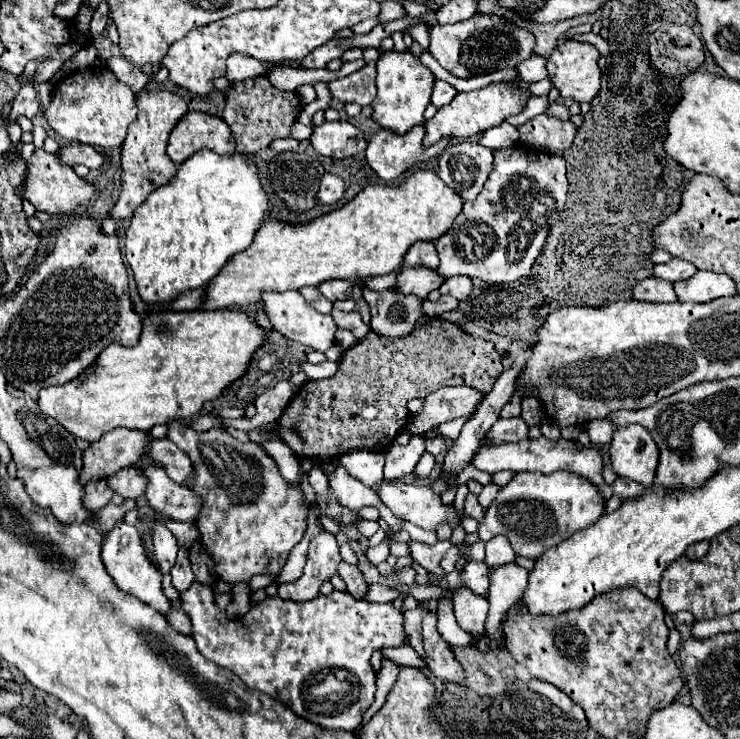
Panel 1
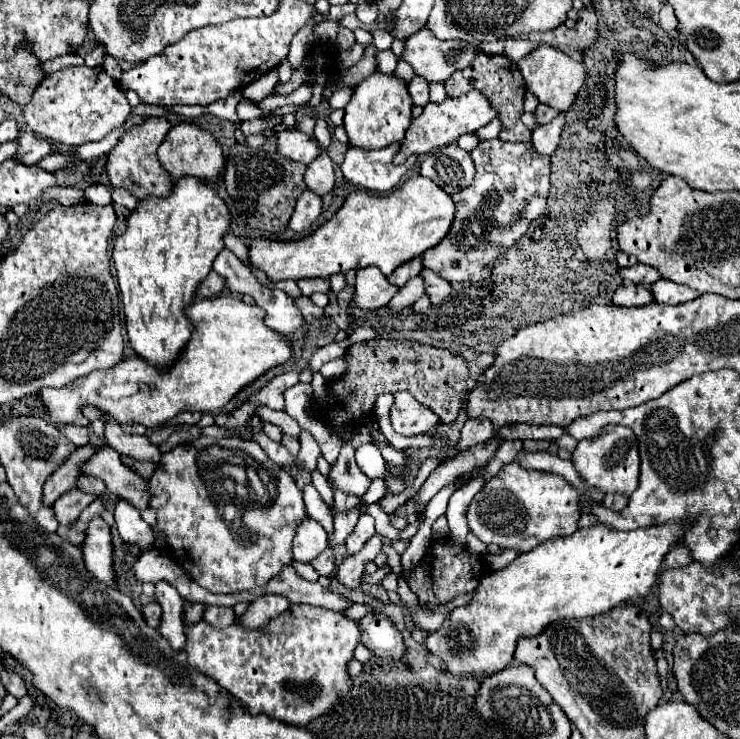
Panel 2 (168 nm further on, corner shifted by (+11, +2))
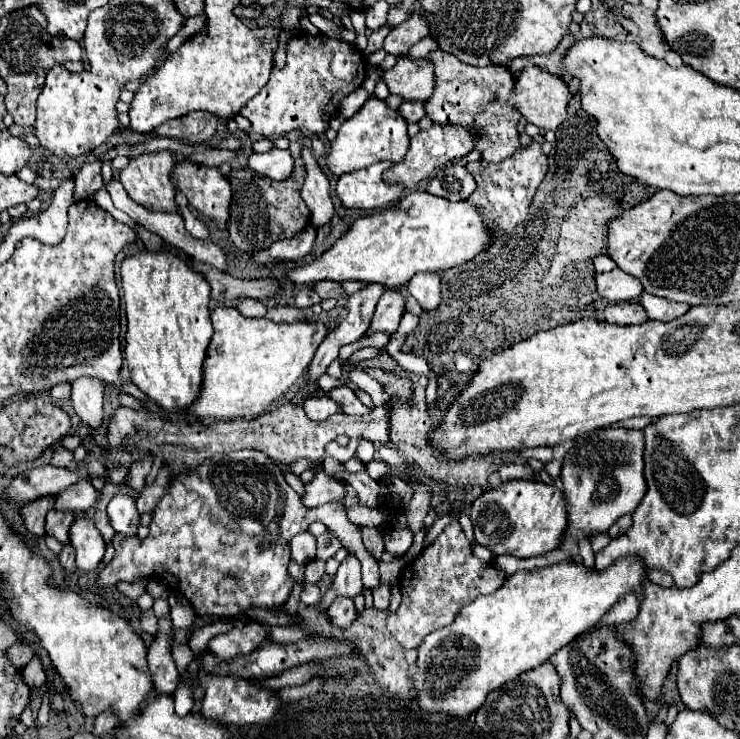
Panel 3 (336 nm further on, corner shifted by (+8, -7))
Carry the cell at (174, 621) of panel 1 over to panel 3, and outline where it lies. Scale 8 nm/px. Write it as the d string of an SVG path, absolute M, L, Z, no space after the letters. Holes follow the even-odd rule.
M153 609L141 613L141 627L143 627L147 633L151 633L151 635L157 633L157 617L155 617Z

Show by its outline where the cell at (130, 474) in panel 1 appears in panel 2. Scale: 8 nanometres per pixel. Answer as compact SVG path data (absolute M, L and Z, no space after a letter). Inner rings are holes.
M80 476L76 488L82 492L88 492L88 494L94 494L94 496L100 496L106 492L104 482L100 478L92 478L92 476Z

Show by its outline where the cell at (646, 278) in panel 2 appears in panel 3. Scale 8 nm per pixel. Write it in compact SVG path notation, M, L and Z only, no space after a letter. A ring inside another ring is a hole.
M613 269L611 273L597 273L595 281L597 281L597 291L611 303L635 301L643 293L639 279L621 269Z

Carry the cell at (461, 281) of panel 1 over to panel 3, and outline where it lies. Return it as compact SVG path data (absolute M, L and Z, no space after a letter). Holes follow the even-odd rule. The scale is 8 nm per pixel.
M419 273L407 283L409 295L413 295L425 311L435 311L441 303L441 277L439 273Z

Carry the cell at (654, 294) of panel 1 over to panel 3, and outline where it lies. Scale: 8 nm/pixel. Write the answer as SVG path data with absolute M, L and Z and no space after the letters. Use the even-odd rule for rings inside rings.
M637 301L611 303L605 309L605 321L615 325L639 325L639 323L645 323L647 319L649 319L647 311Z

